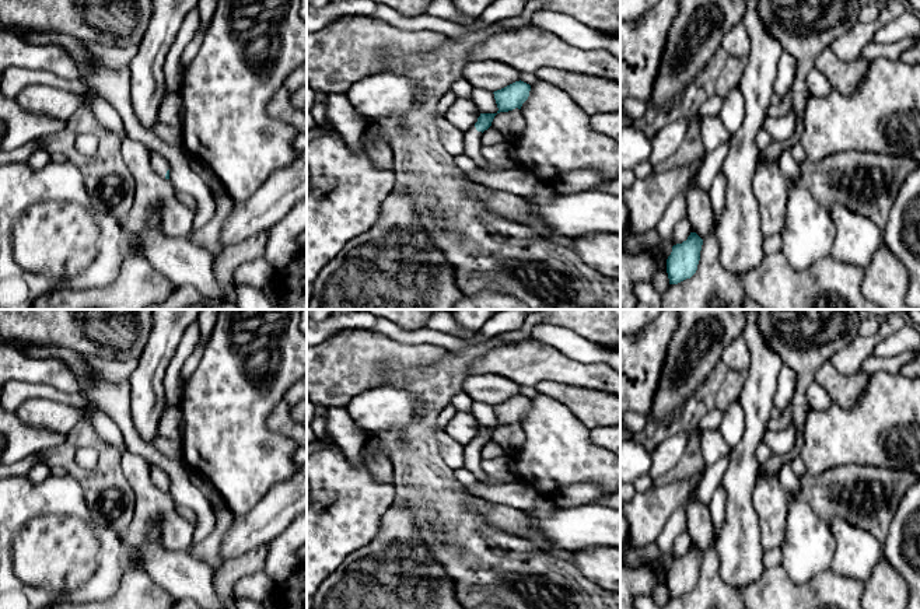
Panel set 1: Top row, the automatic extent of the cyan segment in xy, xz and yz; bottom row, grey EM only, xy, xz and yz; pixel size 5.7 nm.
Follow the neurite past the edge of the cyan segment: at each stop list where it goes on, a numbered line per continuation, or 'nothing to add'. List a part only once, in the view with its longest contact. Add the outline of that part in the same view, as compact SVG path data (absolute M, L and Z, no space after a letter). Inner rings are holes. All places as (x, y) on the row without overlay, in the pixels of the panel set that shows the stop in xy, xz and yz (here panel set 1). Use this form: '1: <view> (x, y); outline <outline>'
1: xz (472, 451); outline M473 440L471 444L465 447L464 456L465 456L465 468L473 473L473 476L478 479L478 482L486 482L487 477L480 469L482 463L482 445L478 445L476 441Z

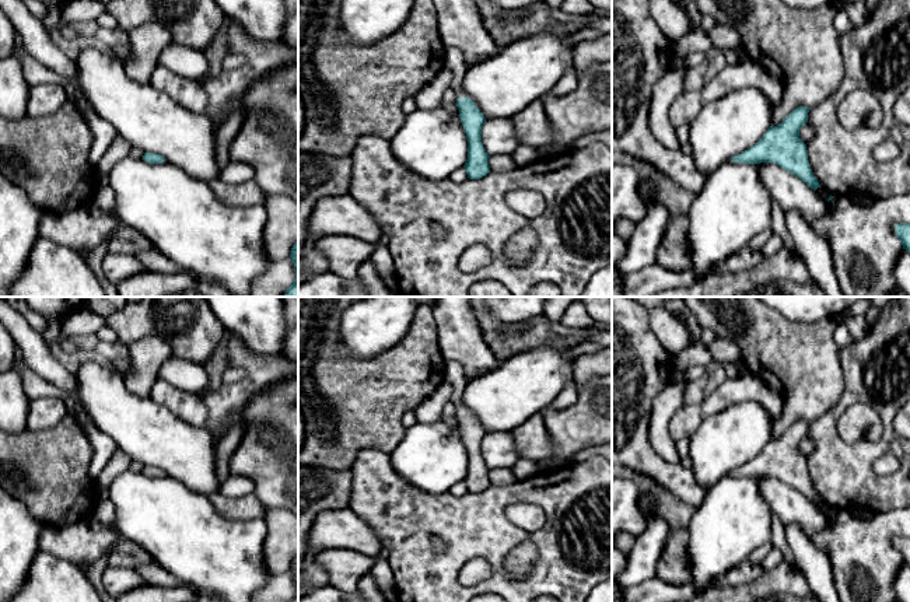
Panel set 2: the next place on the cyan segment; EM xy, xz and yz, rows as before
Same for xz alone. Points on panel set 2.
1: xz (454, 370); outline M456 360L445 361L445 381L452 385L452 402L456 412L466 412L466 407L461 403L462 392L468 382L462 363Z

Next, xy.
nothing to add

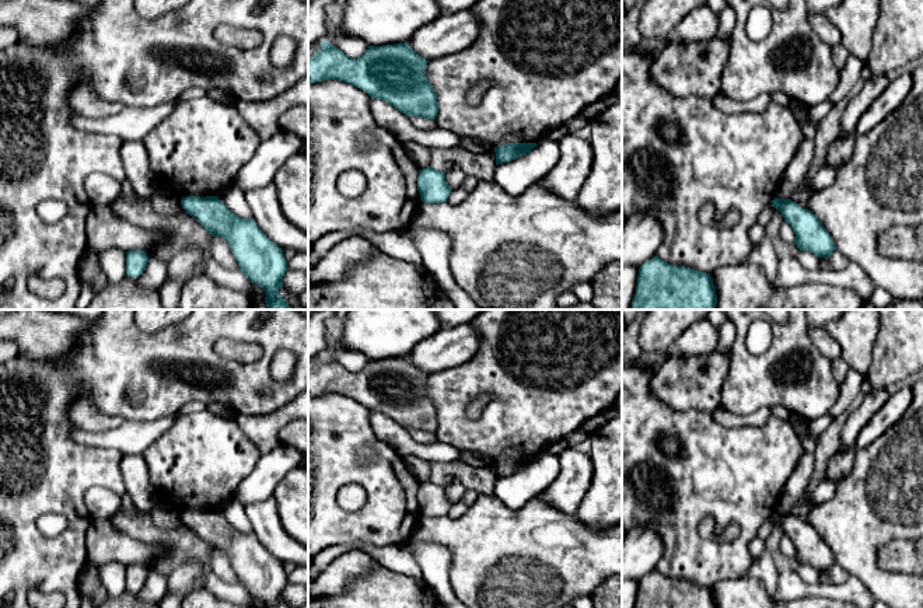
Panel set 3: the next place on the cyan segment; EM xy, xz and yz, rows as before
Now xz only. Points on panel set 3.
nothing to add

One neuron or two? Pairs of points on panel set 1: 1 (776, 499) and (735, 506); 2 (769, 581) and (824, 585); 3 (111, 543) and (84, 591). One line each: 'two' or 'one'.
1: two
2: one
3: one

